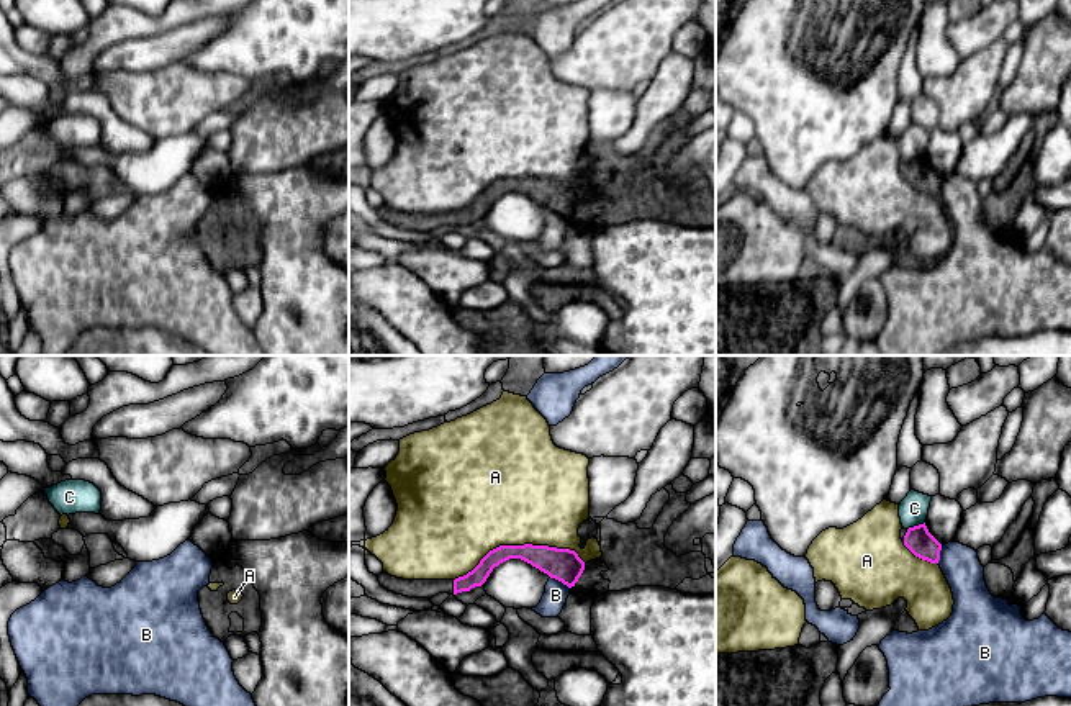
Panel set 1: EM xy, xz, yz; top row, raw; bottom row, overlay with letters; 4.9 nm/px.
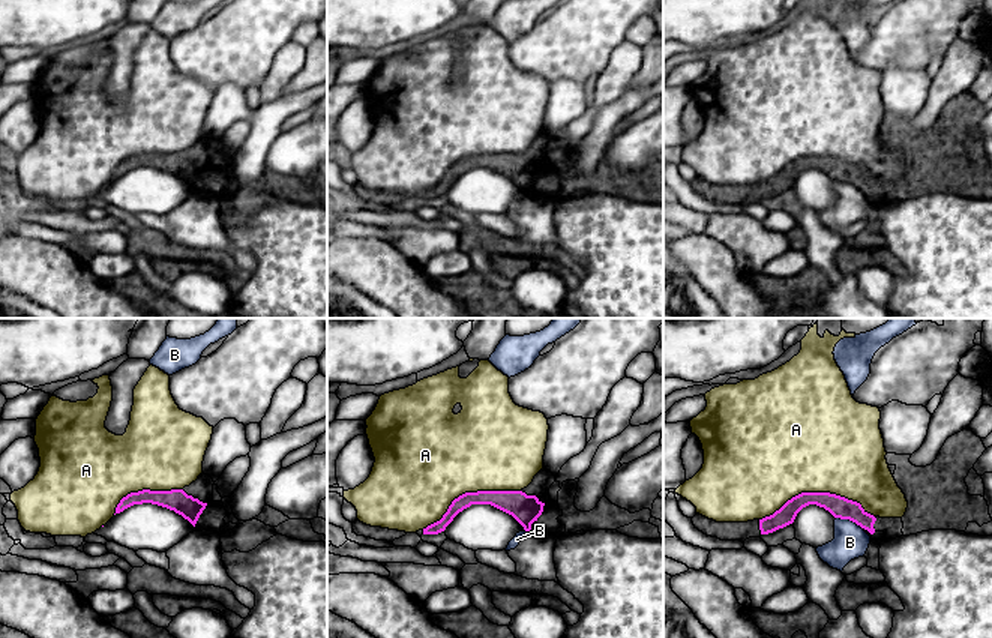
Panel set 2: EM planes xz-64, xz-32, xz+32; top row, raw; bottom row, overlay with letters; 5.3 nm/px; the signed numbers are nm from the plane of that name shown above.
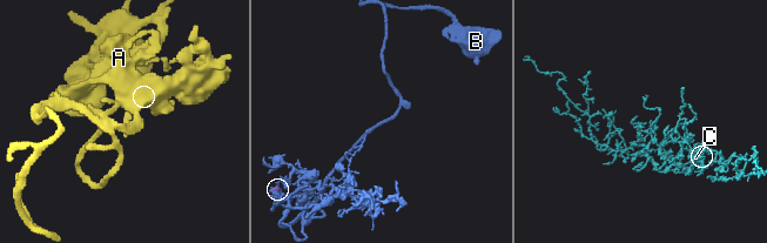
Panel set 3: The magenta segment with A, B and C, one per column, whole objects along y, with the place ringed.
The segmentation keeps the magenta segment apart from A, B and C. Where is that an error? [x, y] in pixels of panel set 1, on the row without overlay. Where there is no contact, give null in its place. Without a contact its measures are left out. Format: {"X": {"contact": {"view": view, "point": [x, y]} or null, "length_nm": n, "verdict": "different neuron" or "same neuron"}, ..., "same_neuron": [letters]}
{"A": {"contact": {"view": "xz", "point": [519, 179]}, "length_nm": 650, "verdict": "different neuron"}, "B": {"contact": {"view": "xz", "point": [560, 213]}, "length_nm": 110, "verdict": "different neuron"}, "C": {"contact": {"view": "yz", "point": [916, 159]}, "length_nm": 100, "verdict": "different neuron"}, "same_neuron": []}

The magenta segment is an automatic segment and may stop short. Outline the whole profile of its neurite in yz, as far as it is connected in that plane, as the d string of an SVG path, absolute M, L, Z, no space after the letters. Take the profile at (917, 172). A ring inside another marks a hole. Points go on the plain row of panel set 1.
M925 156L909 161L904 179L919 192L938 197L942 177L929 165Z

